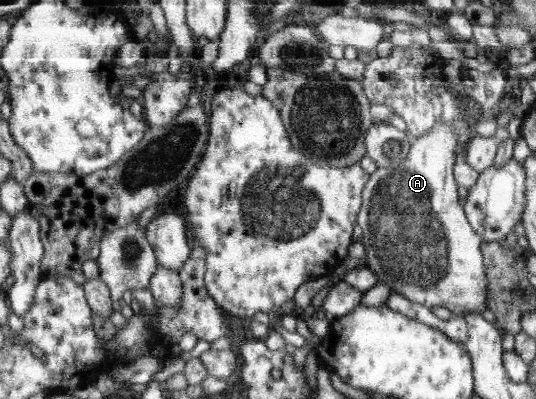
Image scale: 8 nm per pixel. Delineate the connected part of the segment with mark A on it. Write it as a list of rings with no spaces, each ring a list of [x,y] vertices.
[[[441,123],[427,135],[411,142],[408,155],[389,167],[381,167],[371,175],[363,192],[364,204],[358,216],[362,229],[362,243],[368,266],[380,282],[393,288],[393,292],[430,308],[444,306],[454,316],[483,314],[489,309],[490,278],[485,267],[482,245],[484,239],[476,232],[461,206],[459,184],[454,175],[459,133],[451,123]]]

